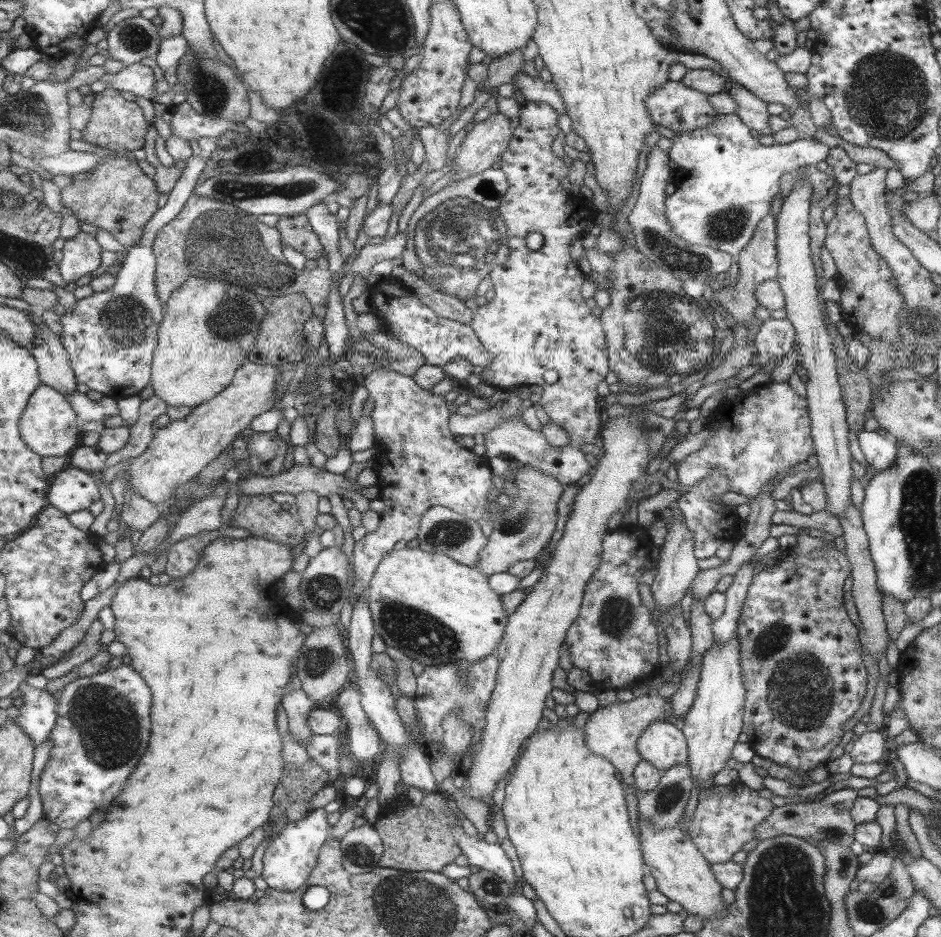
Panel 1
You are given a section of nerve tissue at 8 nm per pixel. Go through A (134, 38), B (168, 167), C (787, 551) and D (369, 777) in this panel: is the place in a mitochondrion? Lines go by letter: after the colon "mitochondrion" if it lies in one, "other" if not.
A: mitochondrion
B: other
C: other
D: other

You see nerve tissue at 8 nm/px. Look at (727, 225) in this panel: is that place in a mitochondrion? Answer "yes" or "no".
yes

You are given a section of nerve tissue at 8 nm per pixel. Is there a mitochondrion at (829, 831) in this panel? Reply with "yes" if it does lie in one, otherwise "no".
yes

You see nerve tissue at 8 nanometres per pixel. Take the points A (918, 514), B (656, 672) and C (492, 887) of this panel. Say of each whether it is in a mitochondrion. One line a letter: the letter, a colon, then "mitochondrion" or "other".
A: mitochondrion
B: other
C: mitochondrion

